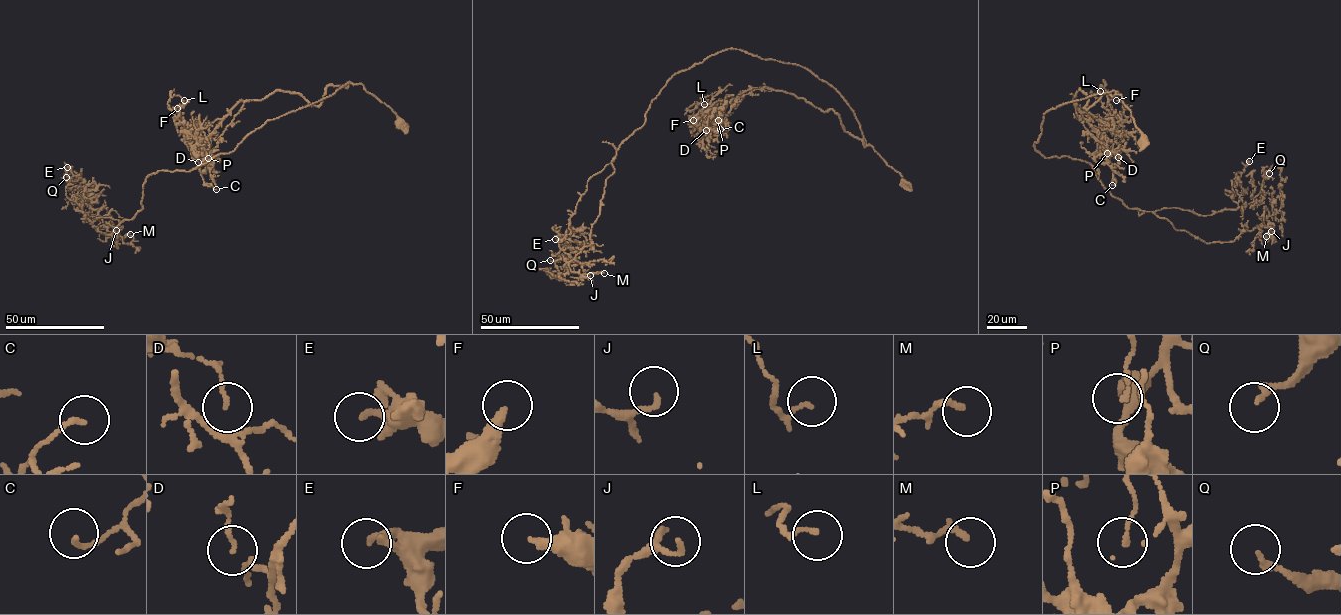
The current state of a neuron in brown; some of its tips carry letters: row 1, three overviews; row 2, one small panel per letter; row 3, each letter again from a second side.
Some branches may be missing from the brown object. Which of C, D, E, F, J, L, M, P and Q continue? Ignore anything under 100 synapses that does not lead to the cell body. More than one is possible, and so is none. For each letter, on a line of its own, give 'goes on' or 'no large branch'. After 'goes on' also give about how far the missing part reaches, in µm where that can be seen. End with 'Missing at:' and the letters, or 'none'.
C: no large branch
D: no large branch
E: no large branch
F: no large branch
J: no large branch
L: no large branch
M: no large branch
P: no large branch
Q: no large branch
Missing at: none

